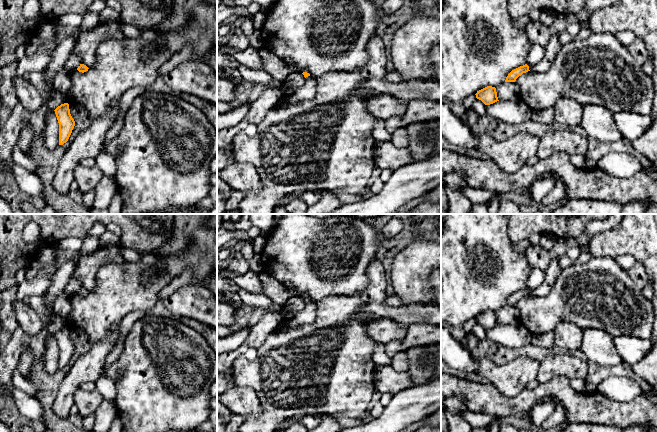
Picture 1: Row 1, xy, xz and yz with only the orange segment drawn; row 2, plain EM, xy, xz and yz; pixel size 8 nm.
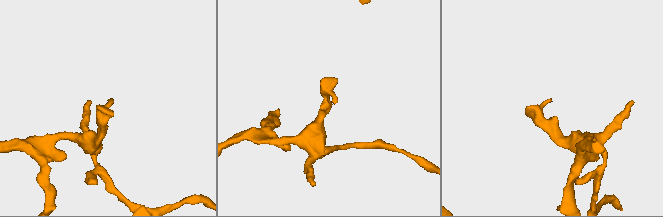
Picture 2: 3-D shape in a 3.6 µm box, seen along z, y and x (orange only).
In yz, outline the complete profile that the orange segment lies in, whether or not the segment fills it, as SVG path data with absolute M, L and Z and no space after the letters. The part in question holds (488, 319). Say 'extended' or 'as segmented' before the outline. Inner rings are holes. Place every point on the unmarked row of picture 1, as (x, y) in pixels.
as segmented; M487 310L475 318L476 322L481 324L485 329L493 328L498 324L496 312L492 310Z

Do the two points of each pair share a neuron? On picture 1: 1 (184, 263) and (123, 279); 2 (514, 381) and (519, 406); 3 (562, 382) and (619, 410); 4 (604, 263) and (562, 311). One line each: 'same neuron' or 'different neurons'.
1: same neuron
2: different neurons
3: same neuron
4: same neuron

